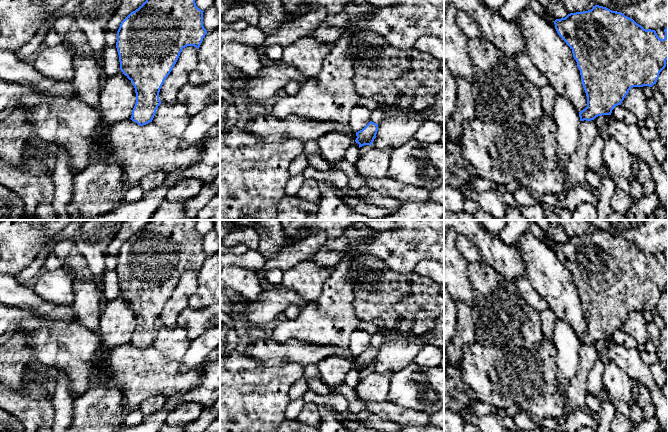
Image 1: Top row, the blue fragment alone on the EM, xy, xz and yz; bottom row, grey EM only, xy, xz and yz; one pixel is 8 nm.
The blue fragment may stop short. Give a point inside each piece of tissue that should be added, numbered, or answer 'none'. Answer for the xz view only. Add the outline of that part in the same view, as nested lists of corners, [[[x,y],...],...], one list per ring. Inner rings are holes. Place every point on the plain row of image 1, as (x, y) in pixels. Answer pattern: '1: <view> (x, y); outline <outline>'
1: xz (376, 340); outline [[[378,333],[371,336],[370,345],[379,349],[383,344],[383,337]]]

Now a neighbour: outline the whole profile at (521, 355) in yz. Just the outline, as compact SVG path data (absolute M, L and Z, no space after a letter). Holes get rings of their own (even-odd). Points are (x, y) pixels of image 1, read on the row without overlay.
M543 338L539 354L526 348L505 350L486 347L477 341L462 347L460 385L473 390L480 401L492 404L498 409L509 412L524 412L536 417L539 422L544 419L556 419L565 422L570 406L567 396L558 387L557 350L553 341Z

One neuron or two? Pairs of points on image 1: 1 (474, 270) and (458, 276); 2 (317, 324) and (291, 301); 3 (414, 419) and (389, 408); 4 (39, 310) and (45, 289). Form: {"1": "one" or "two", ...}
{"1": "two", "2": "two", "3": "one", "4": "two"}

